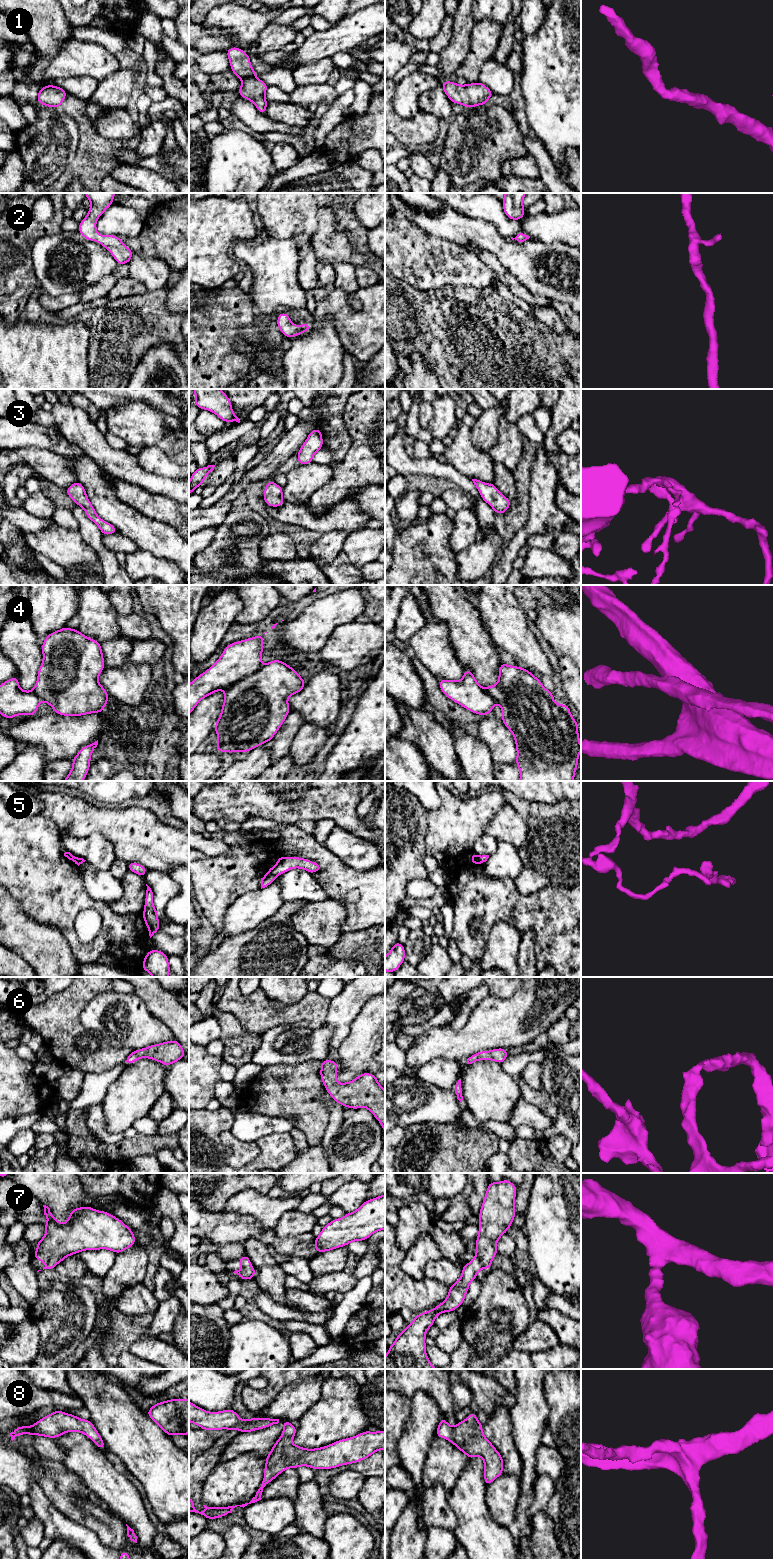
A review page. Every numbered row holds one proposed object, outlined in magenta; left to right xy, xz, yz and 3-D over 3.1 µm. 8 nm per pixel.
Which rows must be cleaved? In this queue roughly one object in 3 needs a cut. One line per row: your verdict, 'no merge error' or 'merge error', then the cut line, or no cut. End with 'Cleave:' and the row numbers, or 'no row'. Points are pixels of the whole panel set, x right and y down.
1: no merge error; cut none
2: no merge error; cut none
3: no merge error; cut none
4: merge error; cut xz (262, 665), (252, 673), (236, 681), (225, 692)
5: merge error; cut xz (267, 873), (275, 876)
6: no merge error; cut none
7: no merge error; cut none
8: no merge error; cut none
Cleave: 4, 5

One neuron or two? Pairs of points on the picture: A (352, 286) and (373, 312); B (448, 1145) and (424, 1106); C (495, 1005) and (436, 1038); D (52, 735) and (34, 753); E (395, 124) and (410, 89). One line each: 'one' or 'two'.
A: two
B: two
C: one
D: two
E: two

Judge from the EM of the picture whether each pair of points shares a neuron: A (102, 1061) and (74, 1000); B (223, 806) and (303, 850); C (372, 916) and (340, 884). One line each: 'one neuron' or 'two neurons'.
A: one neuron
B: two neurons
C: one neuron

